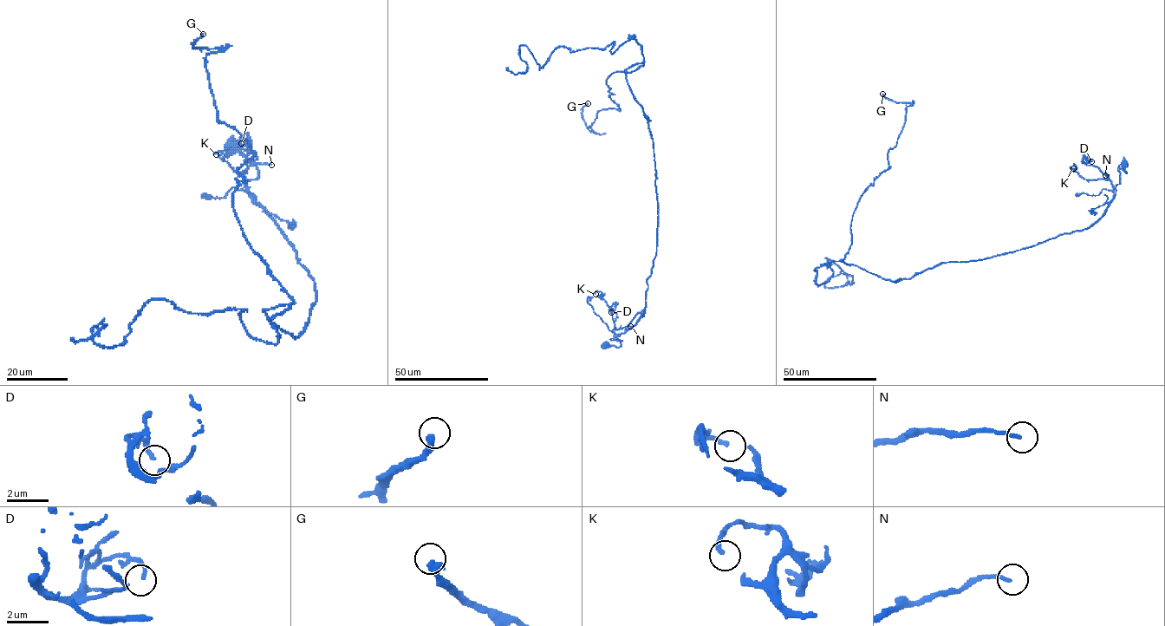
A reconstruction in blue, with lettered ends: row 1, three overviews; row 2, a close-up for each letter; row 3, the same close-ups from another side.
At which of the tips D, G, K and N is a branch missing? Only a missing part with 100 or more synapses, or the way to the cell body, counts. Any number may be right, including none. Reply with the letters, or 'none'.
none

